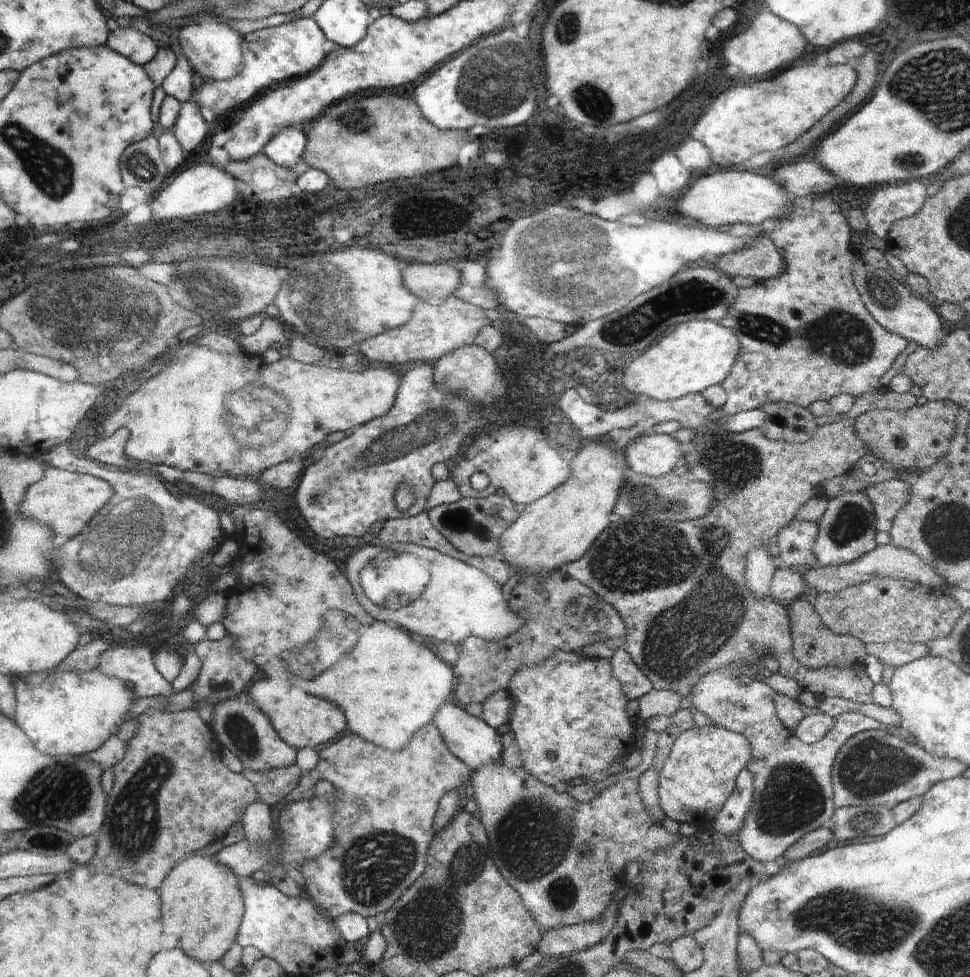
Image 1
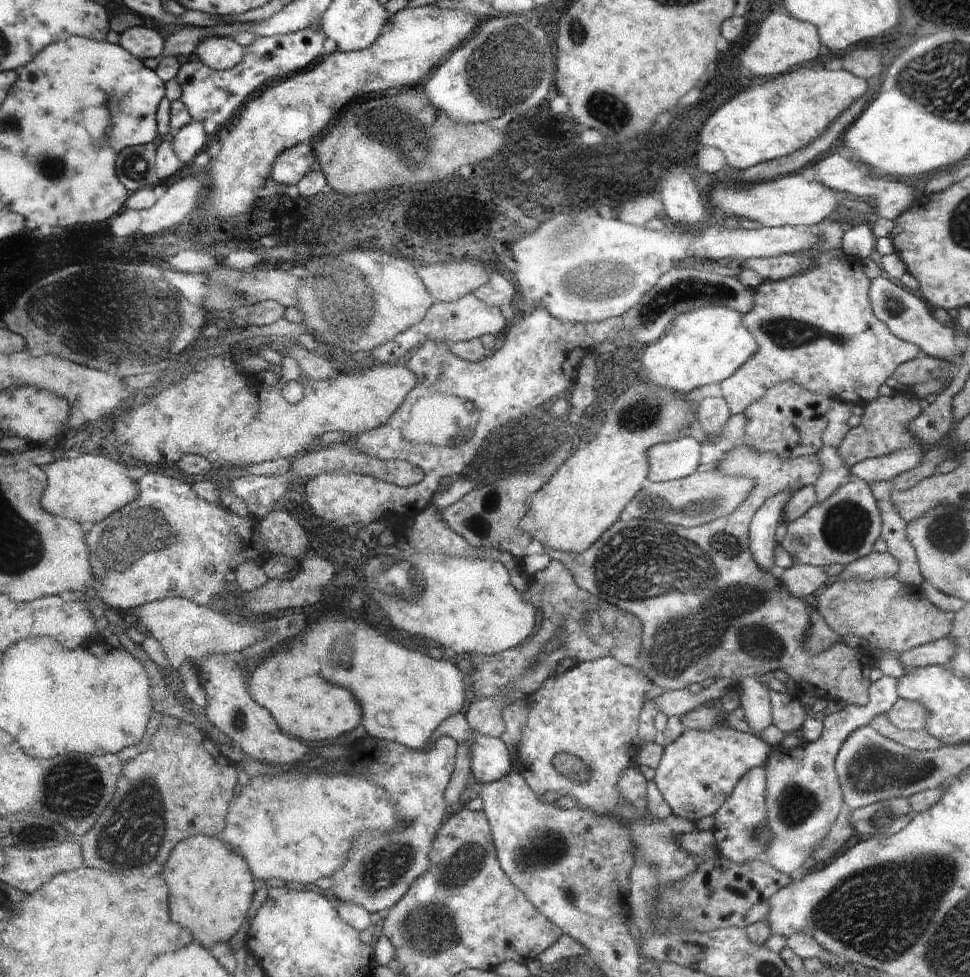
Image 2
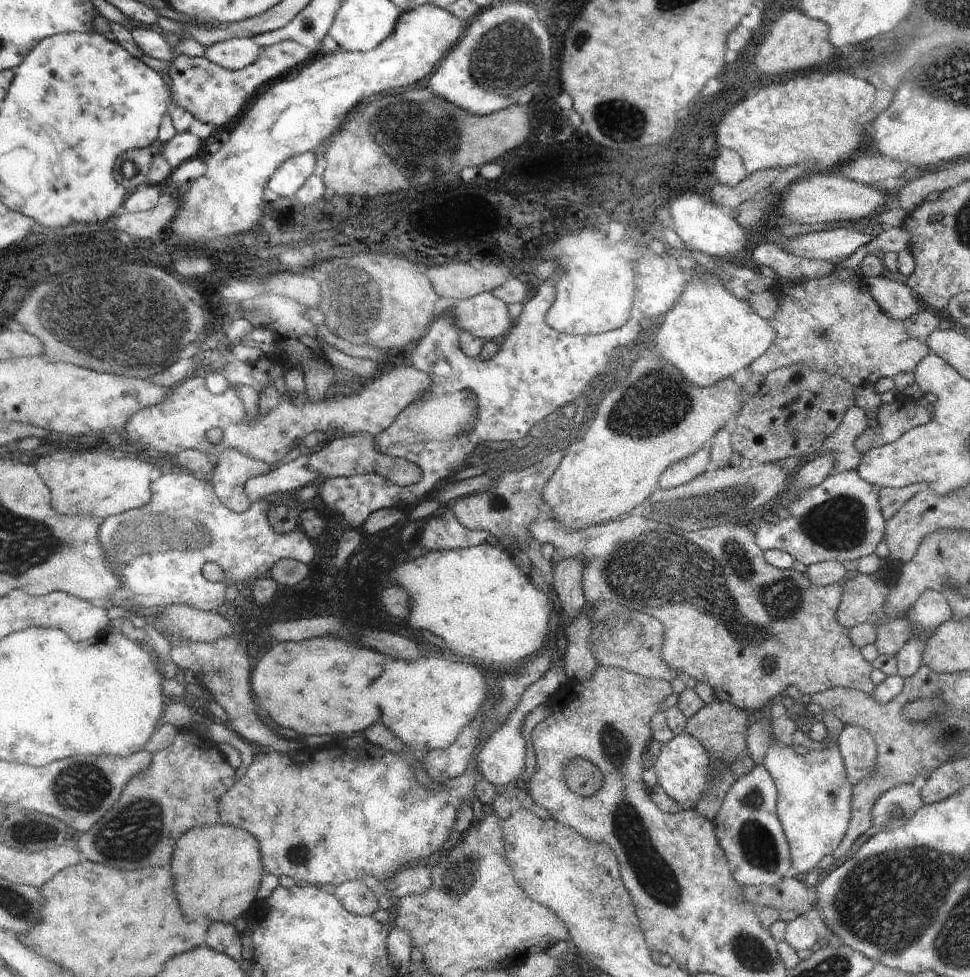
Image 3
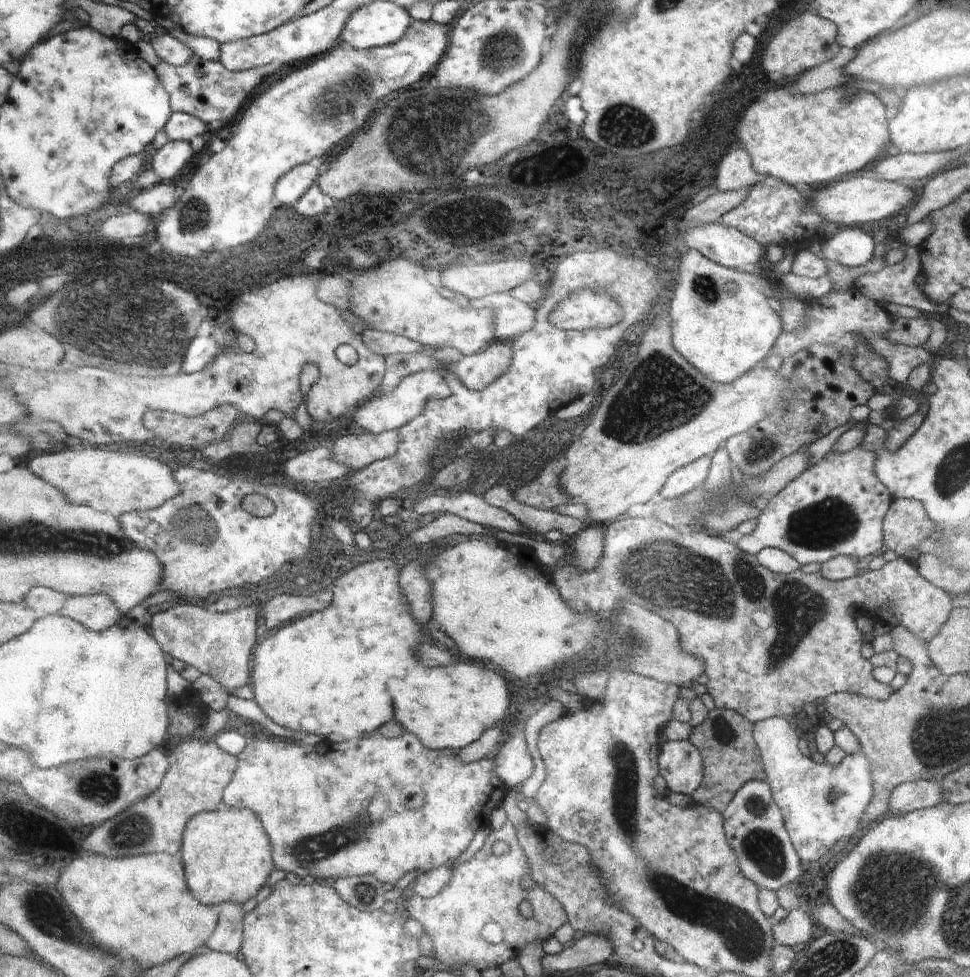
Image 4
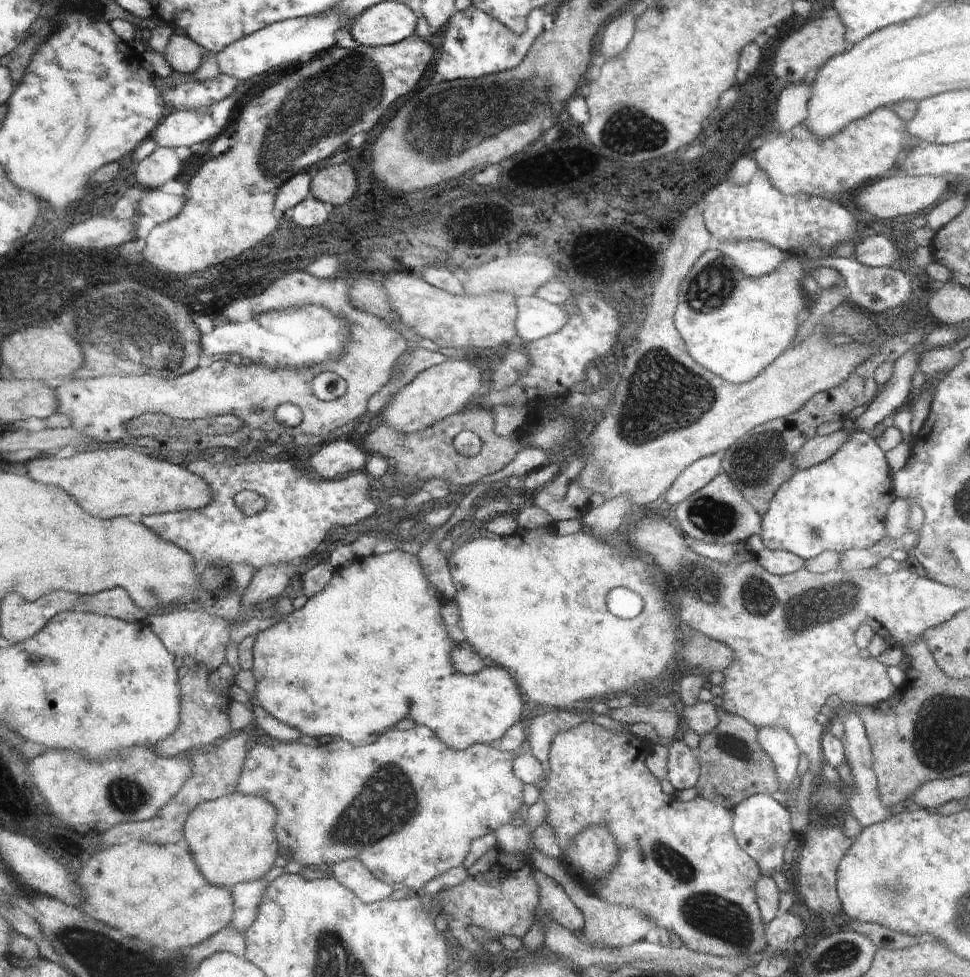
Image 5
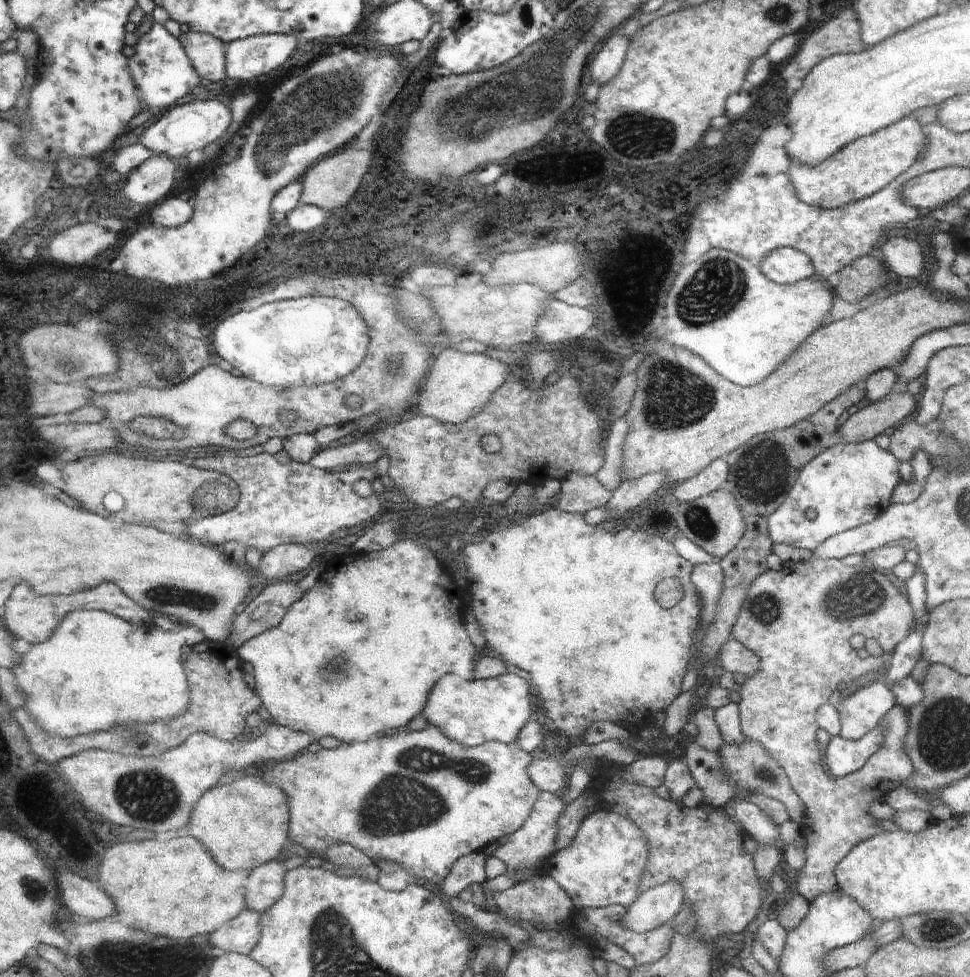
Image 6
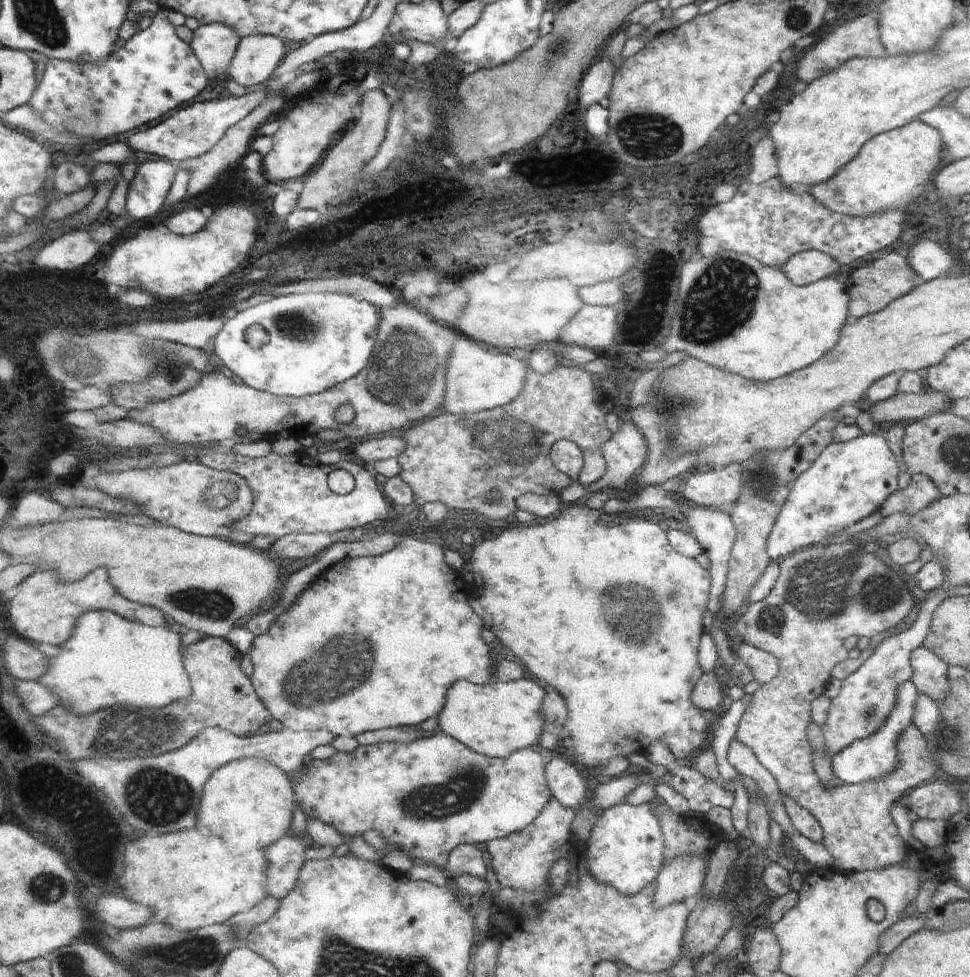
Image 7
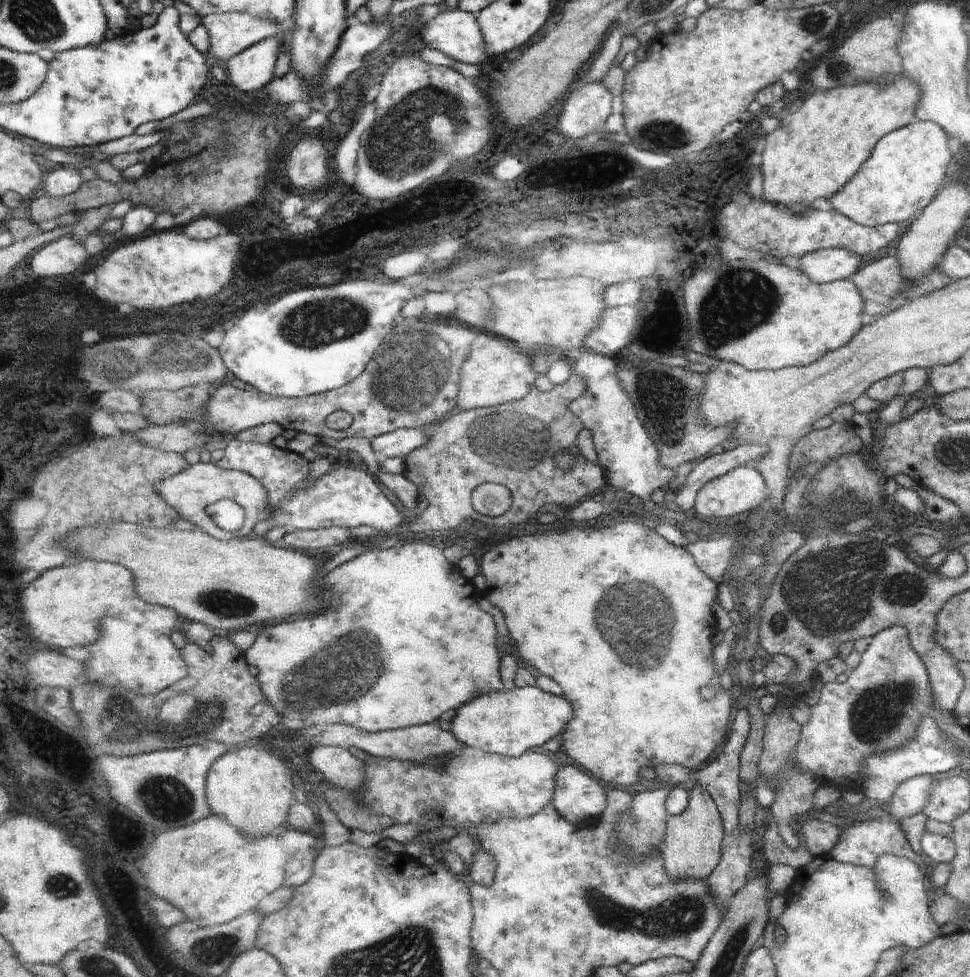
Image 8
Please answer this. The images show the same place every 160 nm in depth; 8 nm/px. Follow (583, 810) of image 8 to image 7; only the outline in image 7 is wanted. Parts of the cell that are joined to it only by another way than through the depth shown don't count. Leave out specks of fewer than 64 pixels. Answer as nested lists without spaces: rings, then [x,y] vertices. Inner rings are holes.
[[[548,756],[545,764],[545,781],[549,786],[550,794],[563,807],[576,807],[583,802],[588,792],[588,780],[582,778],[582,774],[564,762],[562,756]]]

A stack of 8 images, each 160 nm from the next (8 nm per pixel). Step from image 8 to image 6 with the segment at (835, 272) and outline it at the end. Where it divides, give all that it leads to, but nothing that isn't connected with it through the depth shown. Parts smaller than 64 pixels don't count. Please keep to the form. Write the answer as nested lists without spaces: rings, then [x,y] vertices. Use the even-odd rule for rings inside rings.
[[[792,247],[772,249],[770,256],[760,262],[762,274],[772,282],[792,284],[816,277],[812,259],[807,253]]]

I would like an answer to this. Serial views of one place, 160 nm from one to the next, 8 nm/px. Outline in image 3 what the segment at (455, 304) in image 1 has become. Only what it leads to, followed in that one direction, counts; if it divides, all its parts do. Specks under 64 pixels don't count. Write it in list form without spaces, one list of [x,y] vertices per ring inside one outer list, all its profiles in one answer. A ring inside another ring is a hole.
[[[478,294],[474,298],[460,300],[450,312],[458,328],[464,328],[486,341],[499,339],[510,330],[508,306],[496,300],[492,294]]]

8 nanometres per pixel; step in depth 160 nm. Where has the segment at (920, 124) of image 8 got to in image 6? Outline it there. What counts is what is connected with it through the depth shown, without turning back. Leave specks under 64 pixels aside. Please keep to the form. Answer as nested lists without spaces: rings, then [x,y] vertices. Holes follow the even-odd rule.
[[[910,116],[893,124],[849,142],[820,164],[812,166],[792,159],[787,175],[796,188],[798,198],[810,206],[833,209],[872,196],[900,177],[900,172],[916,164],[918,156],[923,154],[925,133]]]

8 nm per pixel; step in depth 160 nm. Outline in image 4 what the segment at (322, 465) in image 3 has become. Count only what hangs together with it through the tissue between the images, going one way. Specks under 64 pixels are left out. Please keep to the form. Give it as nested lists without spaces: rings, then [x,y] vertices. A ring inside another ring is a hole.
[[[385,431],[372,434],[344,434],[339,437],[332,448],[334,462],[345,464],[349,467],[350,474],[366,468],[374,460],[390,460],[396,452],[398,431]]]

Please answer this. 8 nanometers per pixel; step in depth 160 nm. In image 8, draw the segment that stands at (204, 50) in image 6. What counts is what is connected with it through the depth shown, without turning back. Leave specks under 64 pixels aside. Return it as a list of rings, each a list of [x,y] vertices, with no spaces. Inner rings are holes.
[[[214,13],[200,19],[209,34],[211,60],[221,65],[259,40],[281,35],[280,25],[250,13]]]

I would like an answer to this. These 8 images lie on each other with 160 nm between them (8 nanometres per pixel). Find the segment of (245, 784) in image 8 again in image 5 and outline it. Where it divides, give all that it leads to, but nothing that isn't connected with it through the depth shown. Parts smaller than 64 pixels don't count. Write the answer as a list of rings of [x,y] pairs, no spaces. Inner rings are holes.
[[[230,794],[229,797],[217,798],[198,805],[196,812],[190,814],[190,822],[186,822],[186,842],[190,842],[190,854],[194,854],[194,862],[198,862],[198,870],[212,886],[226,886],[232,889],[234,884],[258,881],[274,867],[278,858],[278,842],[274,834],[276,810],[265,798],[256,795]]]

